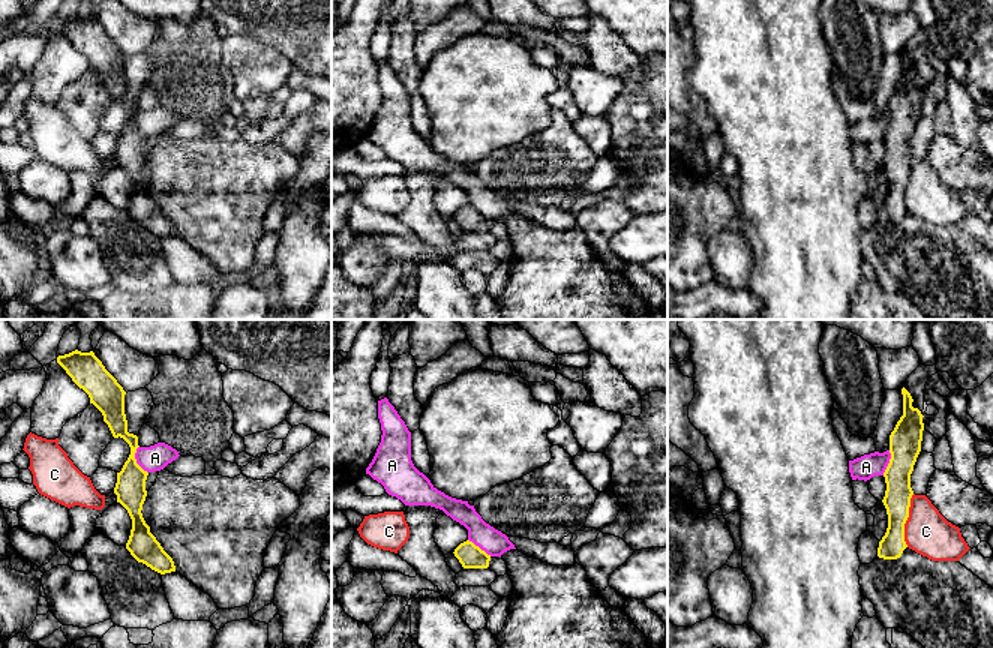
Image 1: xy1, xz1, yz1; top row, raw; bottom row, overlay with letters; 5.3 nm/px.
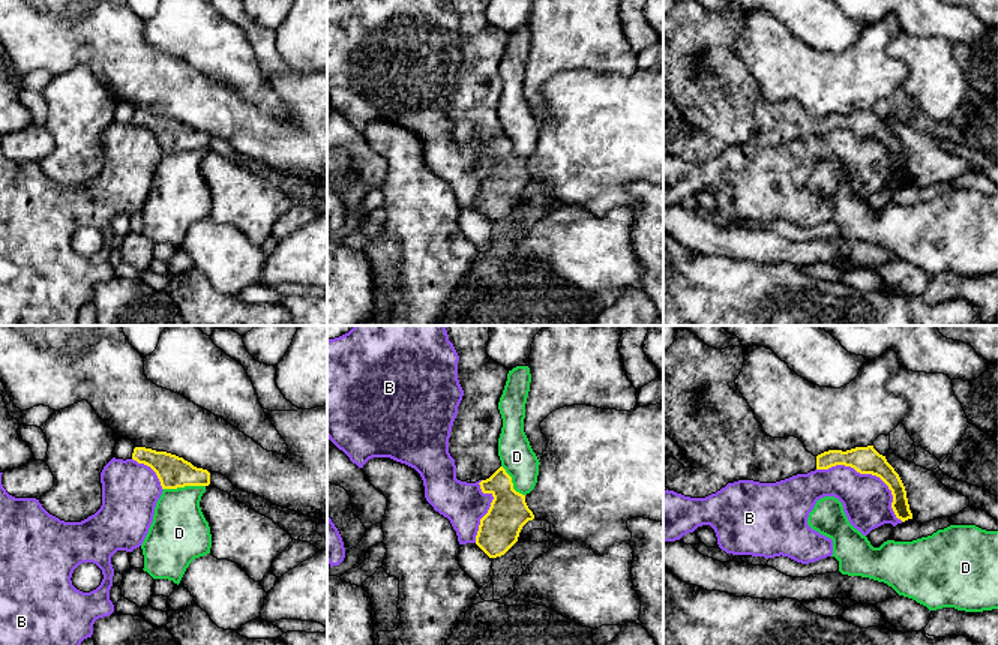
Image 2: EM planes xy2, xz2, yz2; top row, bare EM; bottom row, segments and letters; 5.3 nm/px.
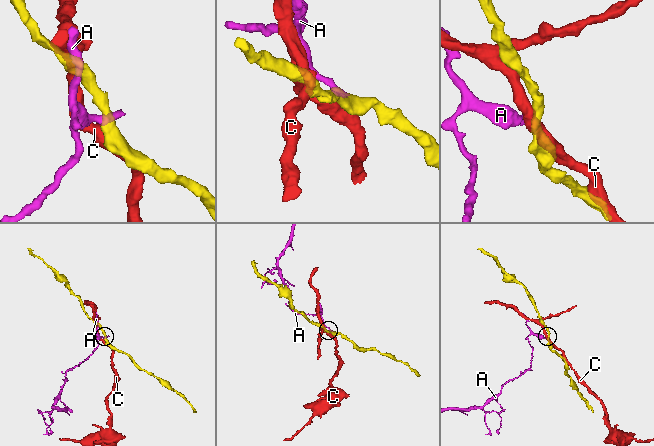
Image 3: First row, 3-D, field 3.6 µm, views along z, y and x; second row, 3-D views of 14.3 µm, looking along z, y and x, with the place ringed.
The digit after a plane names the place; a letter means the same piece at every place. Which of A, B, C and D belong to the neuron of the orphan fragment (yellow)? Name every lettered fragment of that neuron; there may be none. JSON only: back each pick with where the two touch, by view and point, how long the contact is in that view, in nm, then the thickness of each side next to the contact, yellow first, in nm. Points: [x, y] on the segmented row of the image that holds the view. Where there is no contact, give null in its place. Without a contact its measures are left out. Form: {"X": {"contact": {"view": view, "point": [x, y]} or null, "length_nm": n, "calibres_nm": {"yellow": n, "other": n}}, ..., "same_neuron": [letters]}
{"same_neuron": []}

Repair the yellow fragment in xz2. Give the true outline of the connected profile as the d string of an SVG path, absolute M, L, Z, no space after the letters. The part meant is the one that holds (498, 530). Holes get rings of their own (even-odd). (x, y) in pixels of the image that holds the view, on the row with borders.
M446 326L458 362L458 380L464 390L449 438L456 478L479 483L494 496L480 519L476 544L489 556L504 555L519 537L522 526L534 519L525 495L513 489L512 477L501 466L498 438L503 418L498 402L509 369L488 354L488 326Z

